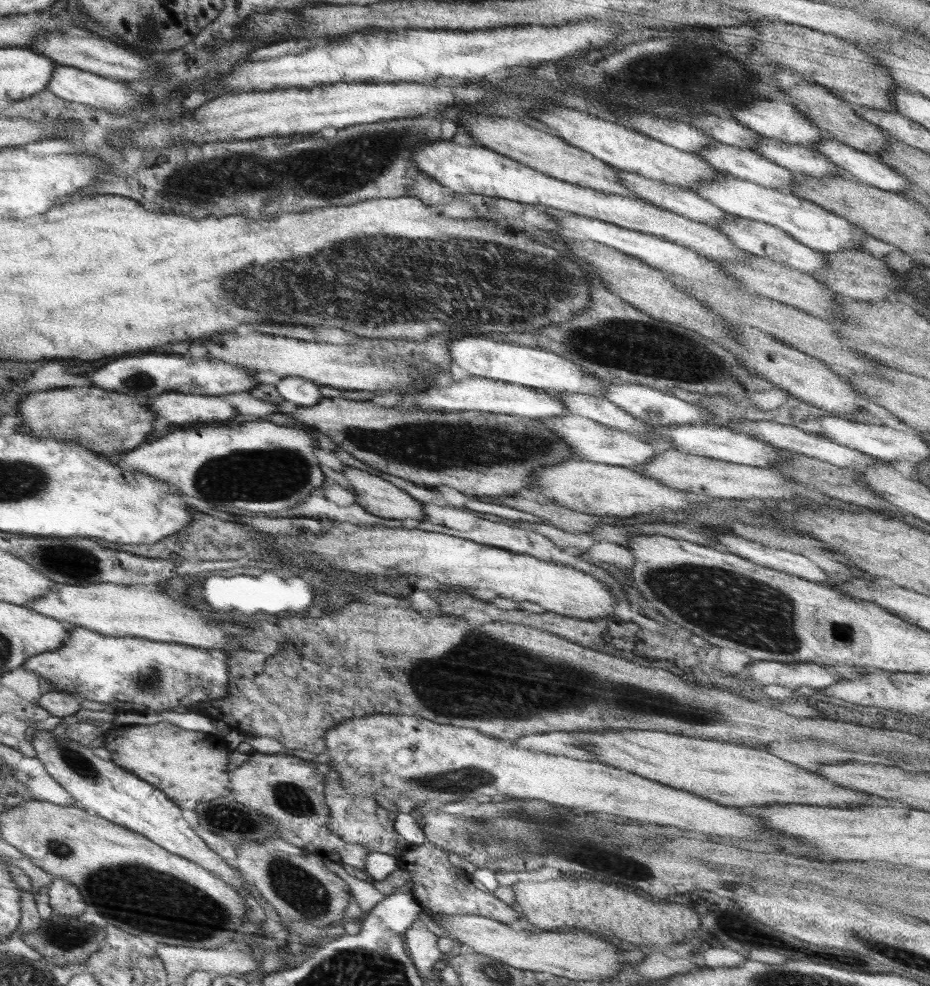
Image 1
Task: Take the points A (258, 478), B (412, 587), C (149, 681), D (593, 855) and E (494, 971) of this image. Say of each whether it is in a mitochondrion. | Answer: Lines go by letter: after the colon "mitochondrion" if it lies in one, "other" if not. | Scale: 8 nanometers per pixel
A: mitochondrion
B: other
C: mitochondrion
D: mitochondrion
E: mitochondrion

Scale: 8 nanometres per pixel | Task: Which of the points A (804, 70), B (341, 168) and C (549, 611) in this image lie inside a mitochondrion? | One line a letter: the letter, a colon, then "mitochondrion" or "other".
A: other
B: mitochondrion
C: other

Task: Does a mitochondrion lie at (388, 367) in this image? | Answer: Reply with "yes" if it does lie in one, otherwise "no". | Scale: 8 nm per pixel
no

